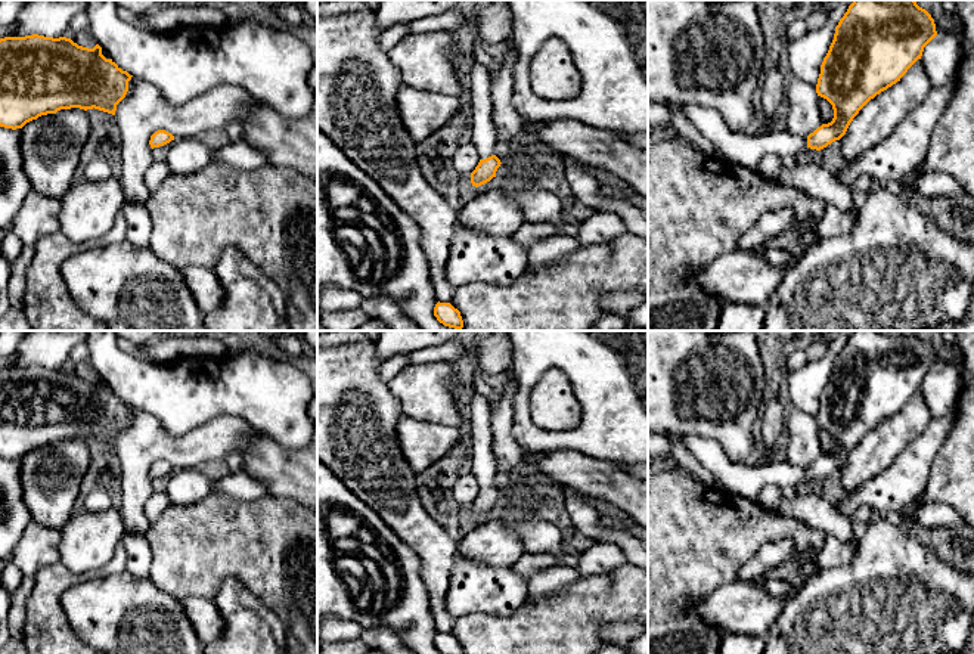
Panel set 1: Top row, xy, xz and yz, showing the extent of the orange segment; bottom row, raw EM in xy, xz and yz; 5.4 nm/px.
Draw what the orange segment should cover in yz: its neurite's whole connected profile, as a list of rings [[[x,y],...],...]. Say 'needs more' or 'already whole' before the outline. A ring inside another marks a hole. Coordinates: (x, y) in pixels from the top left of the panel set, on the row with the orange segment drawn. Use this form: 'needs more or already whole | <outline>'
needs more | [[[853,0],[835,27],[834,40],[821,65],[816,84],[818,96],[826,99],[834,109],[834,118],[822,124],[807,137],[784,131],[764,131],[750,136],[730,131],[722,117],[711,108],[700,105],[674,105],[664,102],[670,111],[688,118],[708,139],[726,161],[757,170],[766,154],[787,156],[803,148],[821,151],[840,140],[859,111],[877,94],[887,90],[908,72],[922,56],[924,47],[937,35],[931,15],[915,0]]]

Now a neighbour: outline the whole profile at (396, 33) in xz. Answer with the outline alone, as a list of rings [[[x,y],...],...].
[[[394,24],[379,38],[379,44],[385,52],[390,52],[409,32],[409,24]]]

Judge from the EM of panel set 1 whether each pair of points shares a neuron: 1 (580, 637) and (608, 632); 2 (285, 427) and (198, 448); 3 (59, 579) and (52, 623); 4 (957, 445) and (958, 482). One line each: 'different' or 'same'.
1: different
2: different
3: same
4: same

